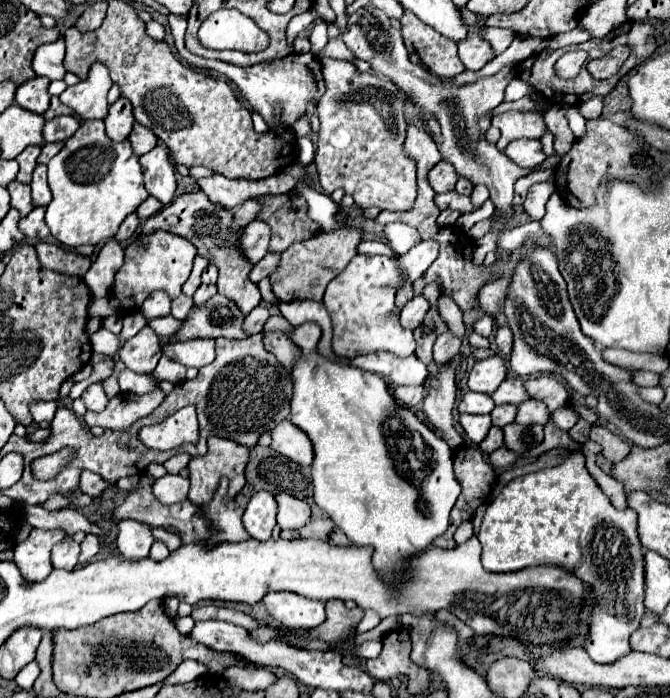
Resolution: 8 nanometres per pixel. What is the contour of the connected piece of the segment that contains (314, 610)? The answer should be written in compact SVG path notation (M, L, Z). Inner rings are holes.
M270 592L262 604L268 614L292 630L310 630L326 620L324 604L292 592Z

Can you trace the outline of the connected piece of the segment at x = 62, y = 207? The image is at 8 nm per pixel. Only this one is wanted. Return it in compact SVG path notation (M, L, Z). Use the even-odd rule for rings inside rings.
M86 120L76 130L72 138L66 140L64 148L48 162L48 182L52 190L52 202L46 210L46 224L50 228L50 234L56 238L56 242L78 248L82 244L94 244L100 246L106 240L114 238L118 232L118 226L124 222L124 218L148 198L148 192L142 182L142 168L138 162L138 156L132 152L130 142L112 142L104 132L102 120Z

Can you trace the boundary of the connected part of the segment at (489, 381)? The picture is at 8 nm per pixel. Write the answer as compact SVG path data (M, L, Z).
M494 354L490 358L478 360L468 376L468 388L472 392L482 392L482 394L492 394L502 380L506 378L506 366L504 358Z

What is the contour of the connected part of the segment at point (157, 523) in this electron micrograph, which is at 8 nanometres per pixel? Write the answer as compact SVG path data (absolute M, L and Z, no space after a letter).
M142 474L140 476L140 482L138 486L126 496L126 500L114 510L114 522L116 518L124 520L124 518L132 518L132 520L140 520L140 522L146 522L154 528L166 528L174 534L180 536L182 544L190 544L190 542L200 542L204 538L208 538L208 526L206 526L206 520L200 518L198 514L198 506L194 506L192 502L184 500L184 502L178 502L178 504L172 504L172 506L166 506L162 502L158 502L152 494L152 484L154 484L154 476L152 474Z

